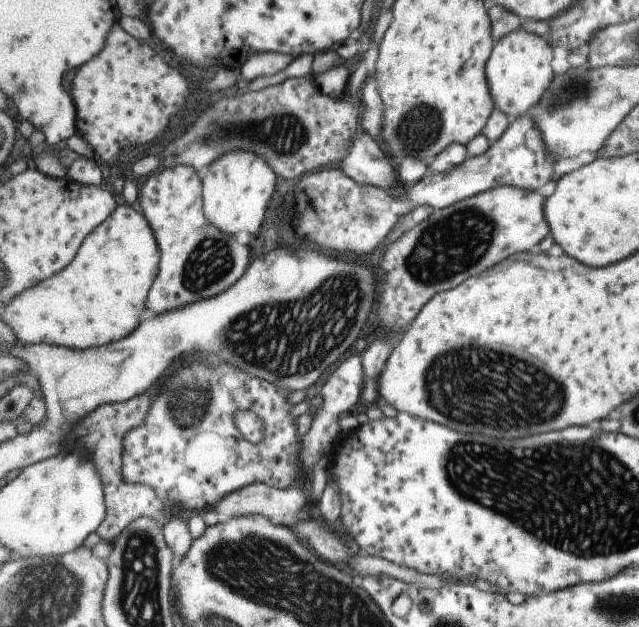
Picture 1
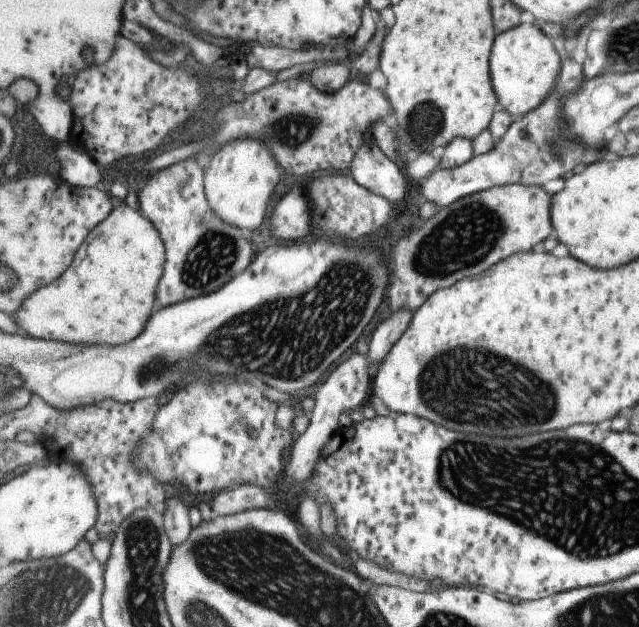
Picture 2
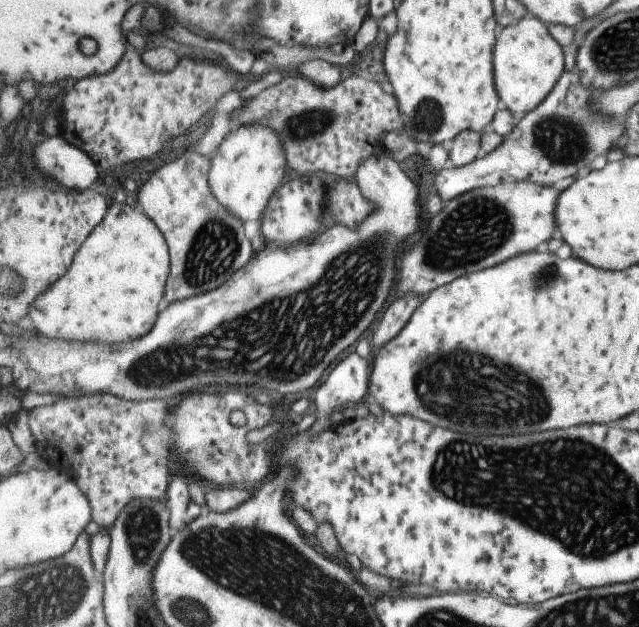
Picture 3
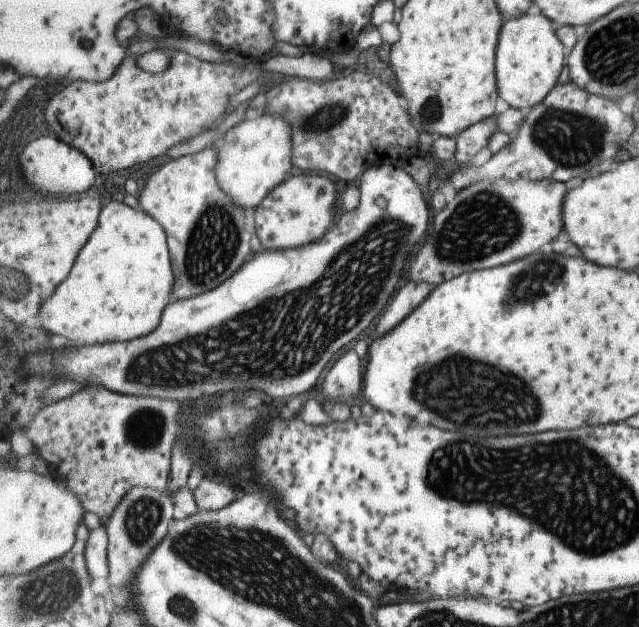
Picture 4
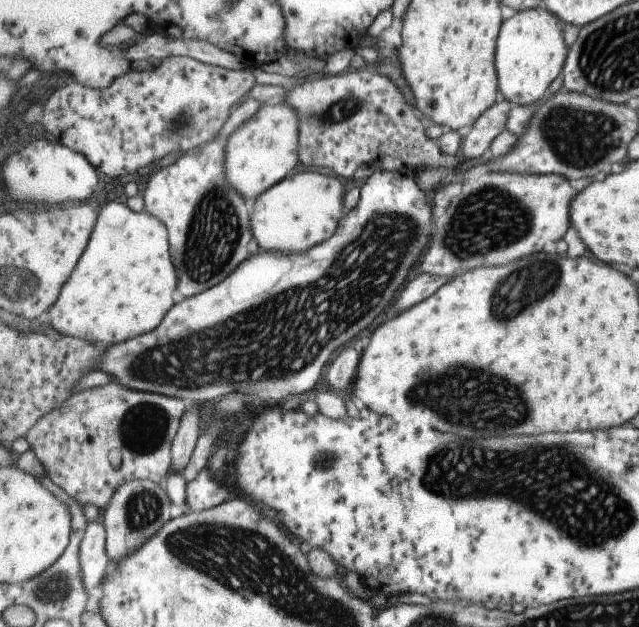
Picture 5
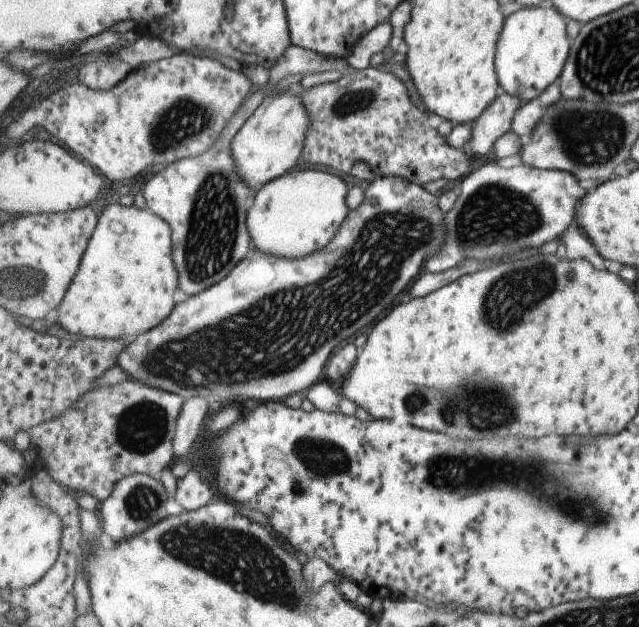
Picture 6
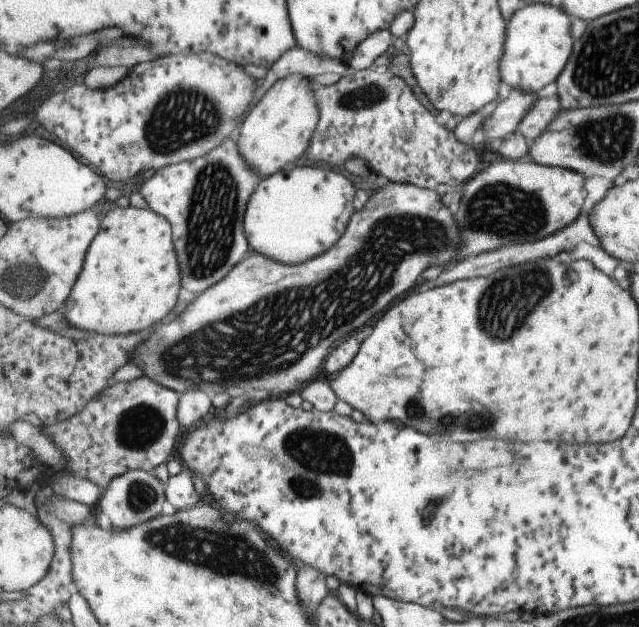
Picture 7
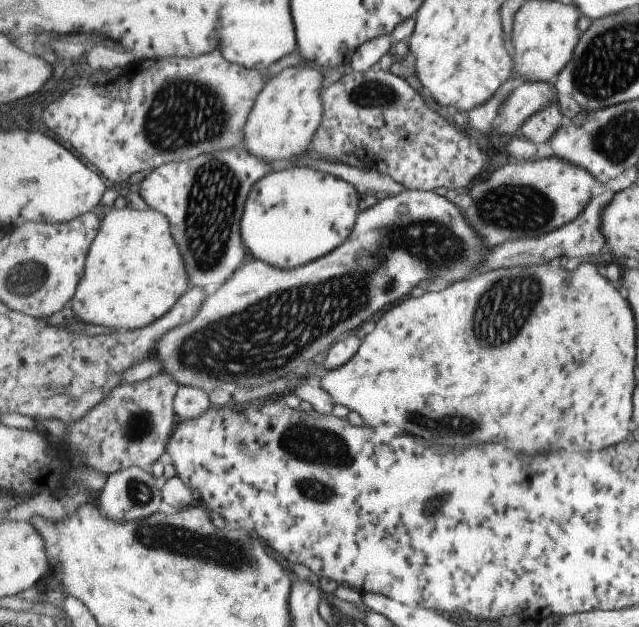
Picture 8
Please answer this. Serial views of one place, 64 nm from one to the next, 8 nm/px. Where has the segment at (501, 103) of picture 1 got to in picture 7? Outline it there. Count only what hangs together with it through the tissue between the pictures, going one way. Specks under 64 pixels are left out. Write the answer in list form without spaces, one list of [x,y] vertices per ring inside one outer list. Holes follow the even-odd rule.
[[[555,1],[550,4],[527,4],[517,10],[507,22],[504,57],[500,72],[503,82],[513,89],[528,91],[531,95],[541,95],[564,73],[572,58],[575,41],[571,36],[571,15]]]

